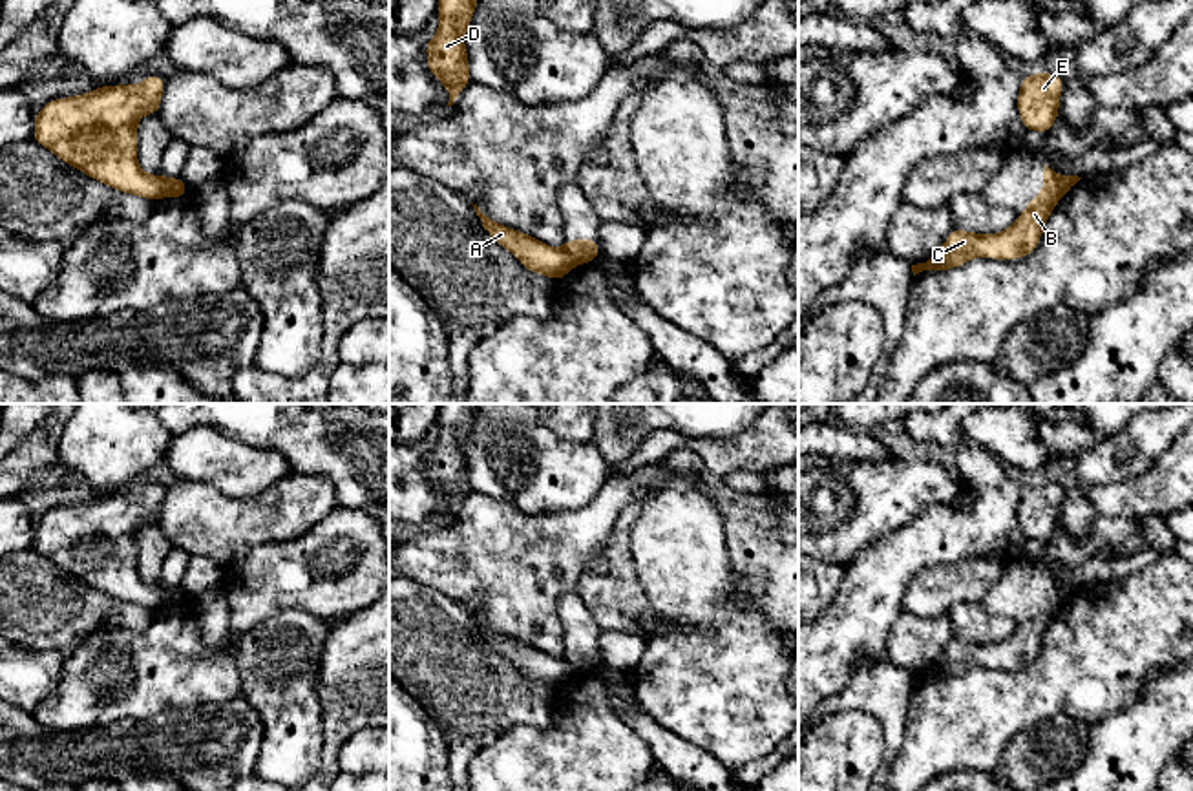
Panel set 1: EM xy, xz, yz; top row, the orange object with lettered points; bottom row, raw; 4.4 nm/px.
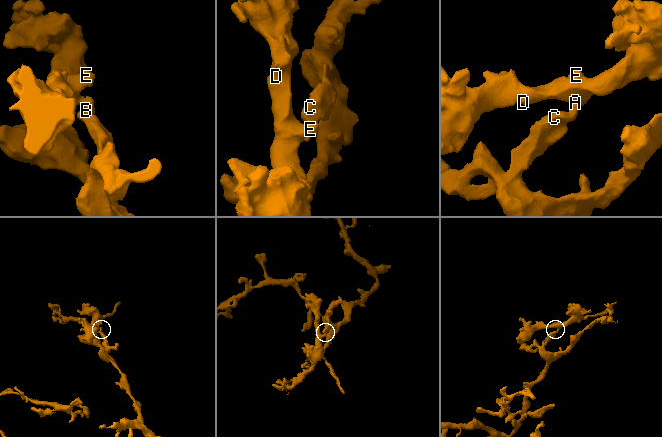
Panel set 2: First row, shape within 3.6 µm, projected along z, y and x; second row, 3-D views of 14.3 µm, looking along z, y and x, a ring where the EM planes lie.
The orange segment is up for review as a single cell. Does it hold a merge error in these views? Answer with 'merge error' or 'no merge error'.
merge error

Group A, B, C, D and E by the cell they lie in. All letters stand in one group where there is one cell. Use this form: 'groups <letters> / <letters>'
groups A D E / B C

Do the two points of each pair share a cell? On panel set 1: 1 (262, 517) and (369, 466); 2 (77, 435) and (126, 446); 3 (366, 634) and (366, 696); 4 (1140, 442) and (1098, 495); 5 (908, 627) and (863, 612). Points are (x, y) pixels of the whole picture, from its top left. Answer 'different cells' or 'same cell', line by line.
1: different cells
2: same cell
3: same cell
4: different cells
5: different cells

